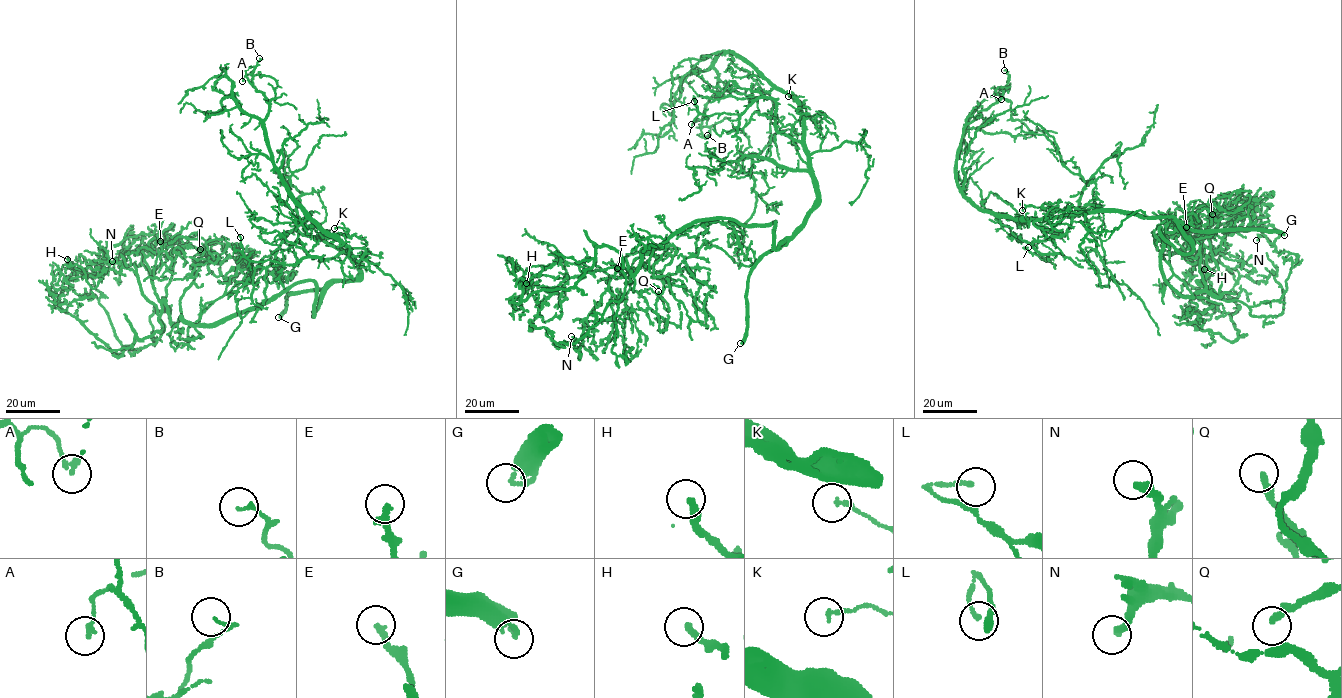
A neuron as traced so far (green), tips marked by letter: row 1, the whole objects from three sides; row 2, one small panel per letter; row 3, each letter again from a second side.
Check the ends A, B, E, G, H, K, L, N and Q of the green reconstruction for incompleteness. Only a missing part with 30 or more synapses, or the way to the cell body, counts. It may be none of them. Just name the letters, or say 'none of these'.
E, G, N

